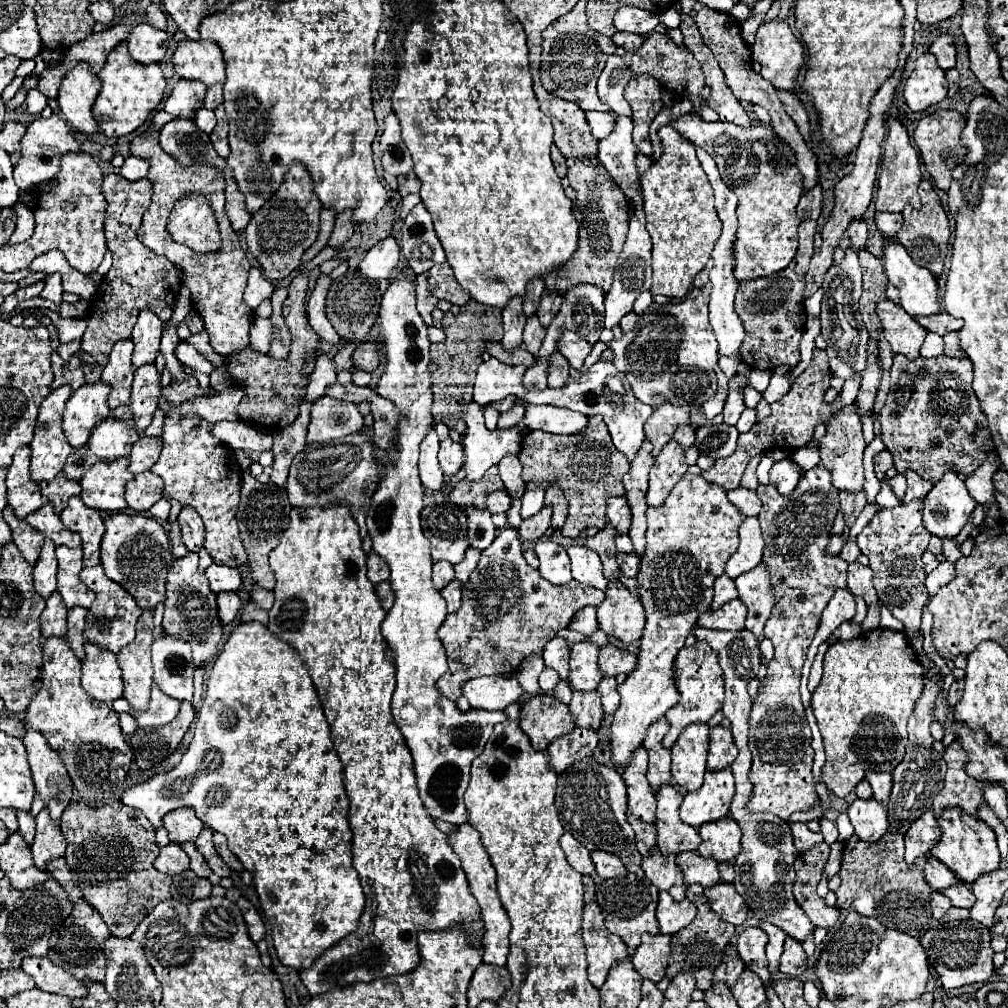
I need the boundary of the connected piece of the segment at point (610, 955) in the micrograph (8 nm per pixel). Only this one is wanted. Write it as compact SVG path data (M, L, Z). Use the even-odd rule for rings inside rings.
M595 901L587 903L583 909L583 941L587 949L589 981L599 989L605 983L609 969L617 961L629 957L629 949L617 935L605 929L603 915Z

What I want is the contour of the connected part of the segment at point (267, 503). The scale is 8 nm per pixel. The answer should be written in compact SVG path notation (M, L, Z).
M243 473L237 521L239 521L241 539L243 539L247 557L249 557L251 577L263 589L273 589L273 585L275 585L275 577L267 563L267 557L279 545L283 531L289 527L289 511L291 511L291 503L287 501L287 491L283 487L277 487L273 483L263 485L251 473Z

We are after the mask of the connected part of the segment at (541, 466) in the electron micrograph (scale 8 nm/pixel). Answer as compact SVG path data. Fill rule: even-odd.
M591 417L589 419L589 427L579 433L579 435L553 435L553 433L545 433L545 431L529 431L523 435L523 441L521 441L521 453L519 453L519 459L523 463L523 481L525 483L535 483L539 487L549 487L549 485L559 485L569 501L569 515L565 519L565 525L561 529L563 537L569 537L569 539L579 539L579 533L583 529L589 529L589 527L597 527L597 529L603 529L607 525L607 517L605 517L605 503L609 497L617 495L625 495L625 489L623 489L623 473L627 473L627 467L629 467L629 461L623 453L619 453L611 441L611 435L609 435L609 429L607 425L603 423L601 417Z

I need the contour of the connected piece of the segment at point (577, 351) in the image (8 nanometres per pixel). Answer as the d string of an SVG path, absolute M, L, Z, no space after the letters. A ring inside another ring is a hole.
M563 333L563 337L559 337L559 351L561 355L571 363L571 367L581 369L583 361L587 359L587 355L591 353L593 345L587 343L585 339L577 337L575 333Z

